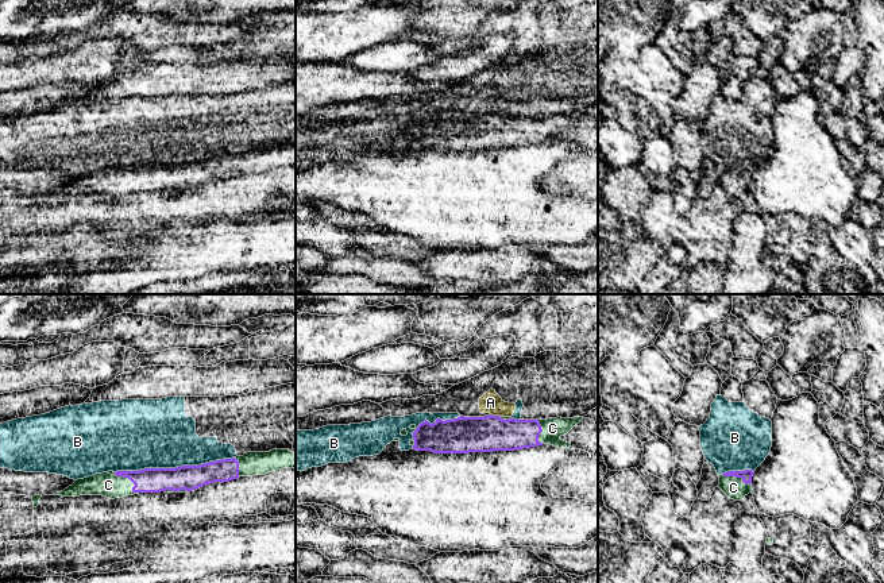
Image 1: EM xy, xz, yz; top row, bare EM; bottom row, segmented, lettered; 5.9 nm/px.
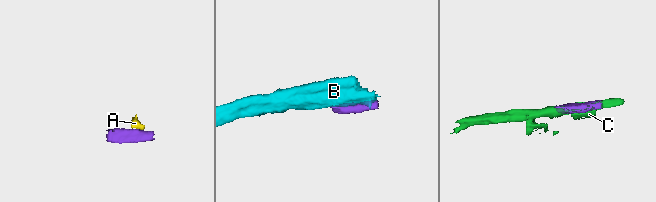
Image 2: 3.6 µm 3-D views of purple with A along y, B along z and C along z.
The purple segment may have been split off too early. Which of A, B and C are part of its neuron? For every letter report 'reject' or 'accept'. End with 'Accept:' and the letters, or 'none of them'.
A: reject
B: reject
C: accept
Accept: C

